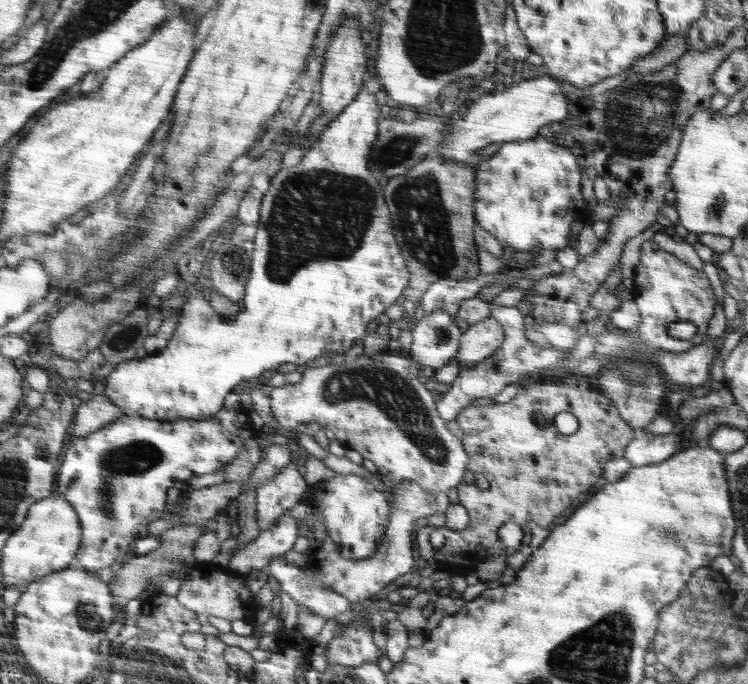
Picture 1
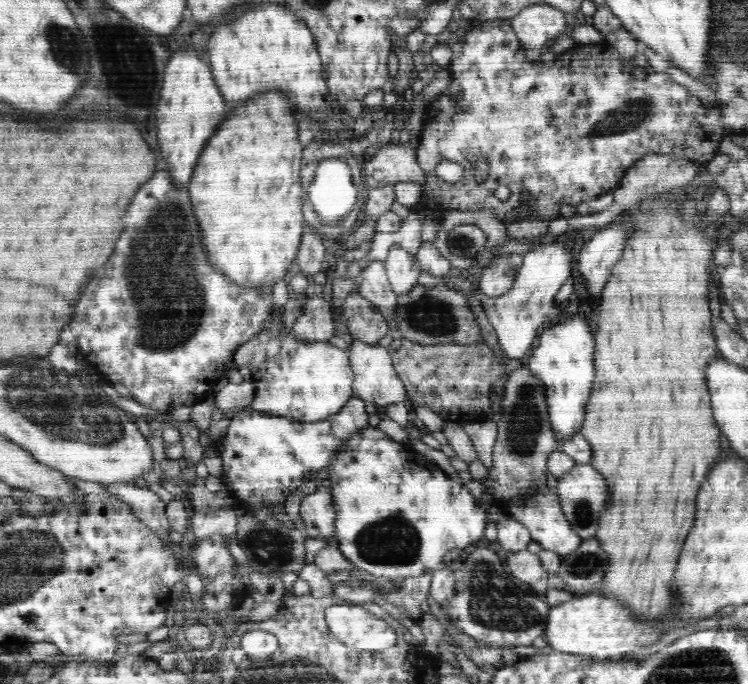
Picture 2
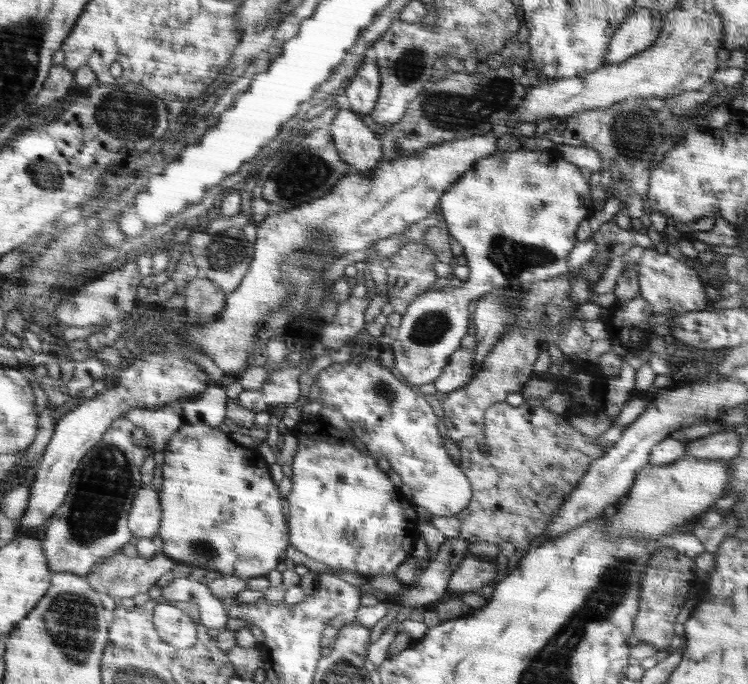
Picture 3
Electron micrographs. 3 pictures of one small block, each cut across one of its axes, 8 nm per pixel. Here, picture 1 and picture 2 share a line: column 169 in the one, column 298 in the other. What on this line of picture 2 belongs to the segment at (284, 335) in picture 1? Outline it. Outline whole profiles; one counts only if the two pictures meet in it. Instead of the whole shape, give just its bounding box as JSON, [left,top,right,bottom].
[233,311,355,422]

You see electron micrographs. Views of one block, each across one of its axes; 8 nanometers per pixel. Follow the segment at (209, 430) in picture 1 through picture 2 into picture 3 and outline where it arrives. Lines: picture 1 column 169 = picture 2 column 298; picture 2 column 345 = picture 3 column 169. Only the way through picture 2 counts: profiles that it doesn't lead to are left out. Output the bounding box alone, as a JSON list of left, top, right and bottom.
[41,383,228,576]

